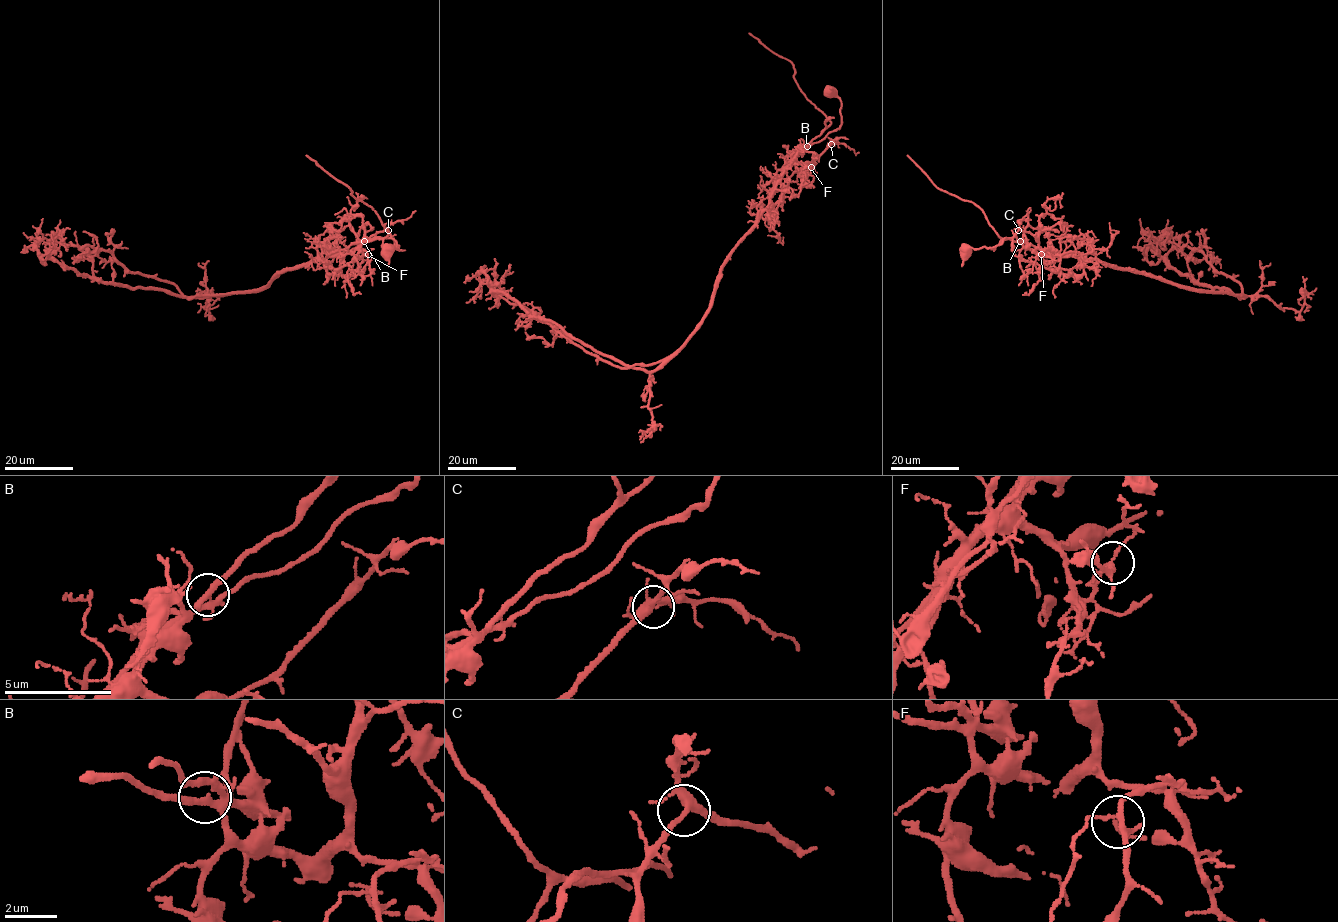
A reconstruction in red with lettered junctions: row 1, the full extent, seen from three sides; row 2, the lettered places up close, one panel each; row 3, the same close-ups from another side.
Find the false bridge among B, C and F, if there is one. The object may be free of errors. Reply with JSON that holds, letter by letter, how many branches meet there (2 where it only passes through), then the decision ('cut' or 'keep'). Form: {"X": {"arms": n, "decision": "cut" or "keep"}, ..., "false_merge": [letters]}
{"B": {"arms": 5, "decision": "cut"}, "C": {"arms": 4, "decision": "keep"}, "F": {"arms": 4, "decision": "keep"}, "false_merge": ["B"]}

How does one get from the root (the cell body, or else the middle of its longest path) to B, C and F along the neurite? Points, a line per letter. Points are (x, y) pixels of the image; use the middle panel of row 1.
B: (829, 93), (840, 101), (840, 126), (806, 146)
C: (829, 93), (840, 101), (840, 126), (807, 146), (796, 159), (808, 164), (831, 144)
F: (829, 93), (840, 101), (841, 123), (839, 128), (807, 146), (796, 157), (805, 170), (811, 167)

